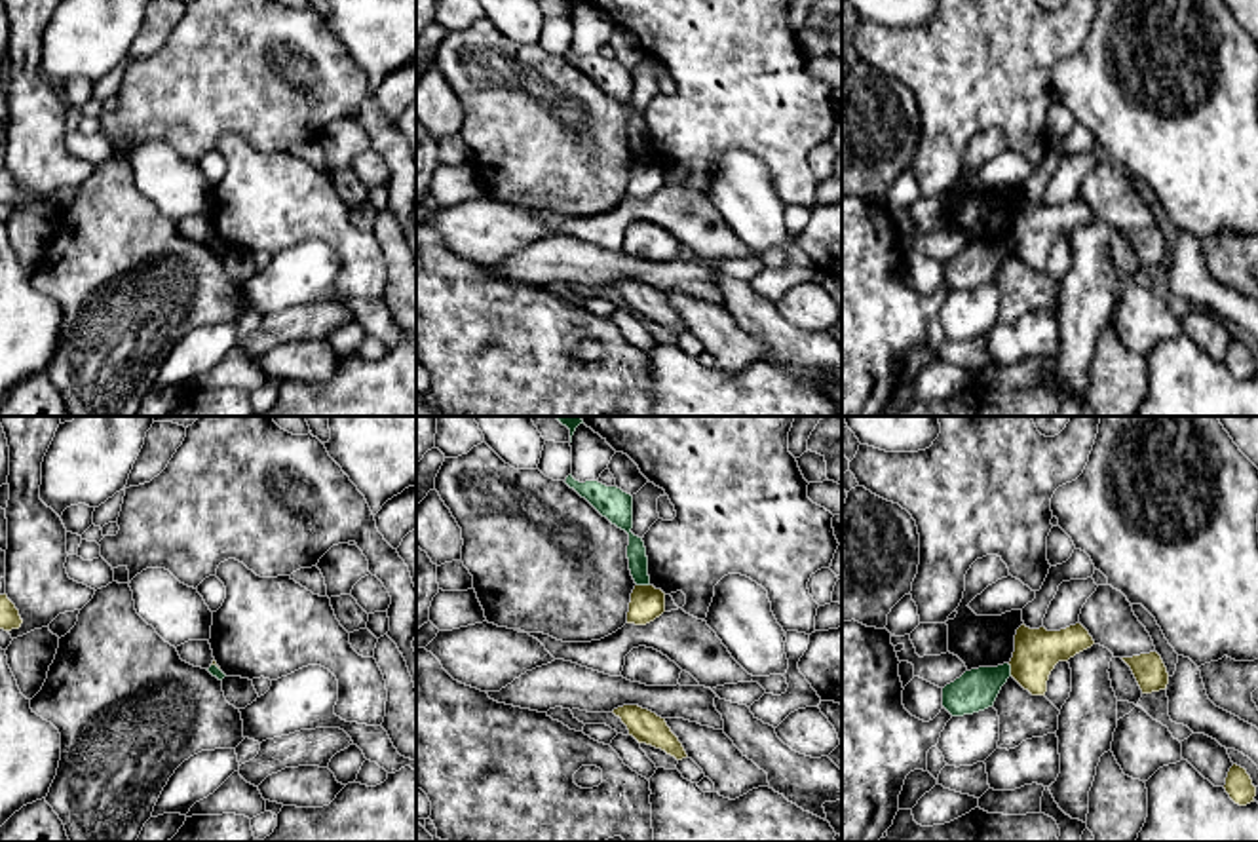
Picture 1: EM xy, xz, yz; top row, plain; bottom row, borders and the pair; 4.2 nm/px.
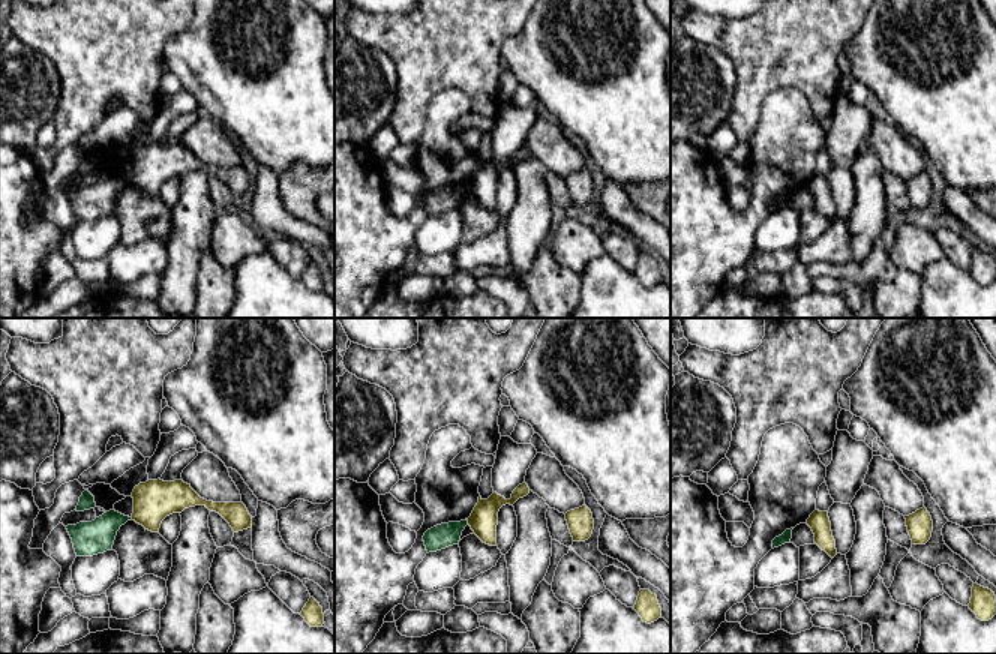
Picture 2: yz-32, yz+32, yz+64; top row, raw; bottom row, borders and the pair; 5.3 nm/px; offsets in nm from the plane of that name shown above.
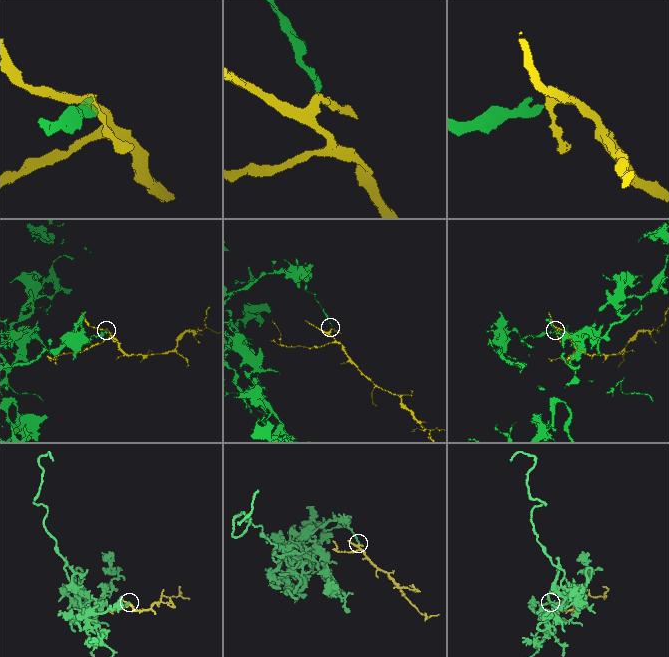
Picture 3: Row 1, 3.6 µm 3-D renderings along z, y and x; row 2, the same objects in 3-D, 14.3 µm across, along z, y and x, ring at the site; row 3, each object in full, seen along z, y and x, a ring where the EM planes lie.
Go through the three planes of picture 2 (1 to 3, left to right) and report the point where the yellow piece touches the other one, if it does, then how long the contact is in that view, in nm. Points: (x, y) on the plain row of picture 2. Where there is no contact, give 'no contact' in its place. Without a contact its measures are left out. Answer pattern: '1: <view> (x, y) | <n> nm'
1: no contact
2: yz+32 (467, 186) | 30 nm
3: no contact

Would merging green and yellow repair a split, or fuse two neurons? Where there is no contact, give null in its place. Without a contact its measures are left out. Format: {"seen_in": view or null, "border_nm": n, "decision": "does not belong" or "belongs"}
{"seen_in": "xz", "border_nm": 60, "decision": "does not belong"}

